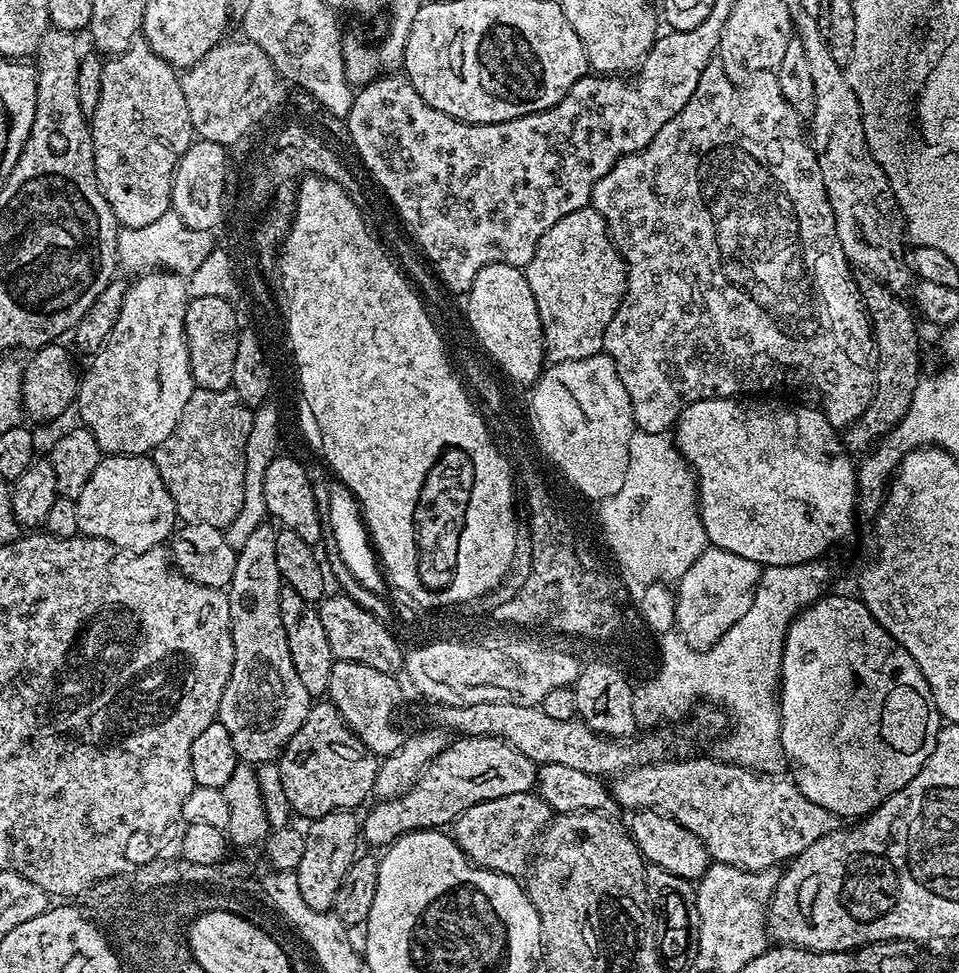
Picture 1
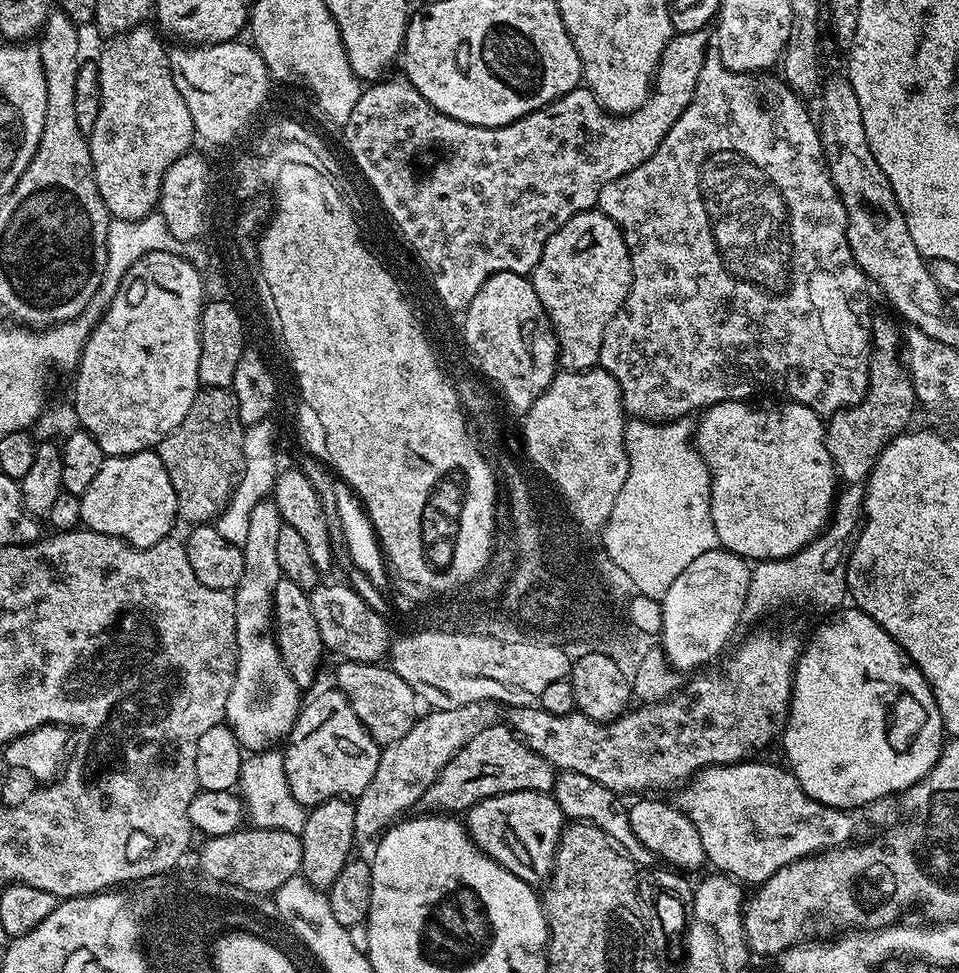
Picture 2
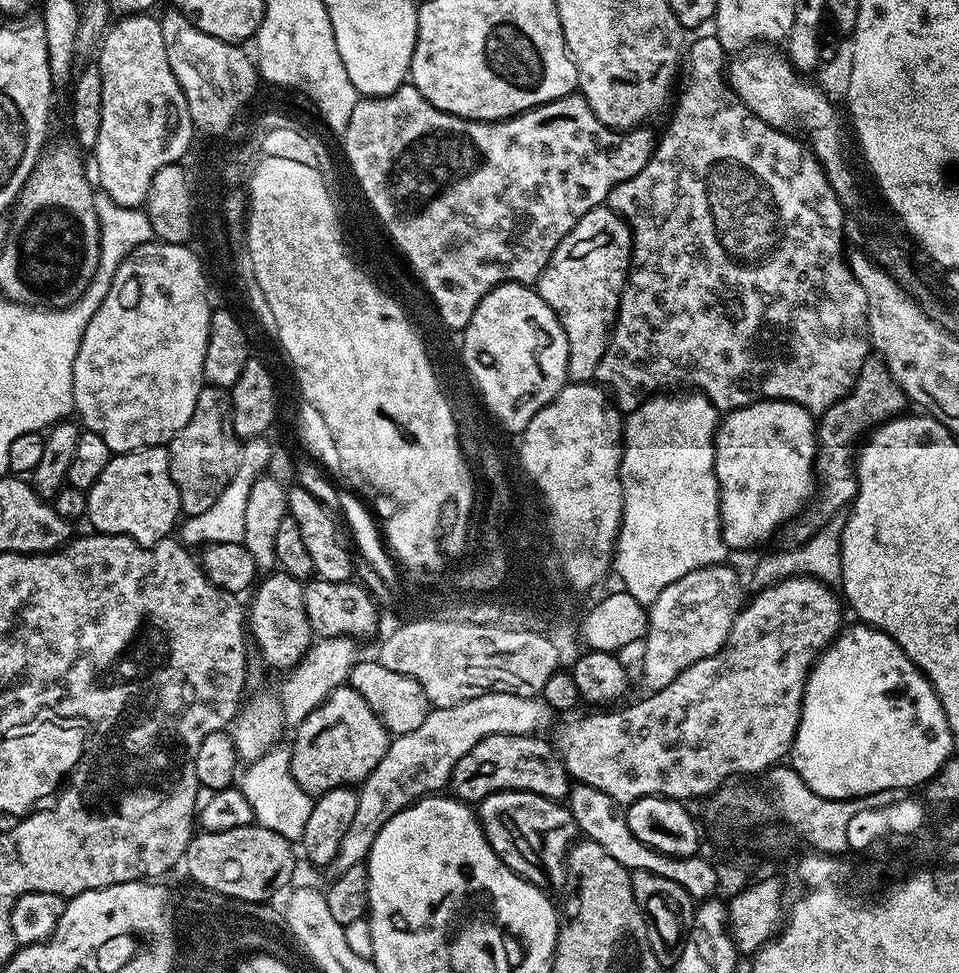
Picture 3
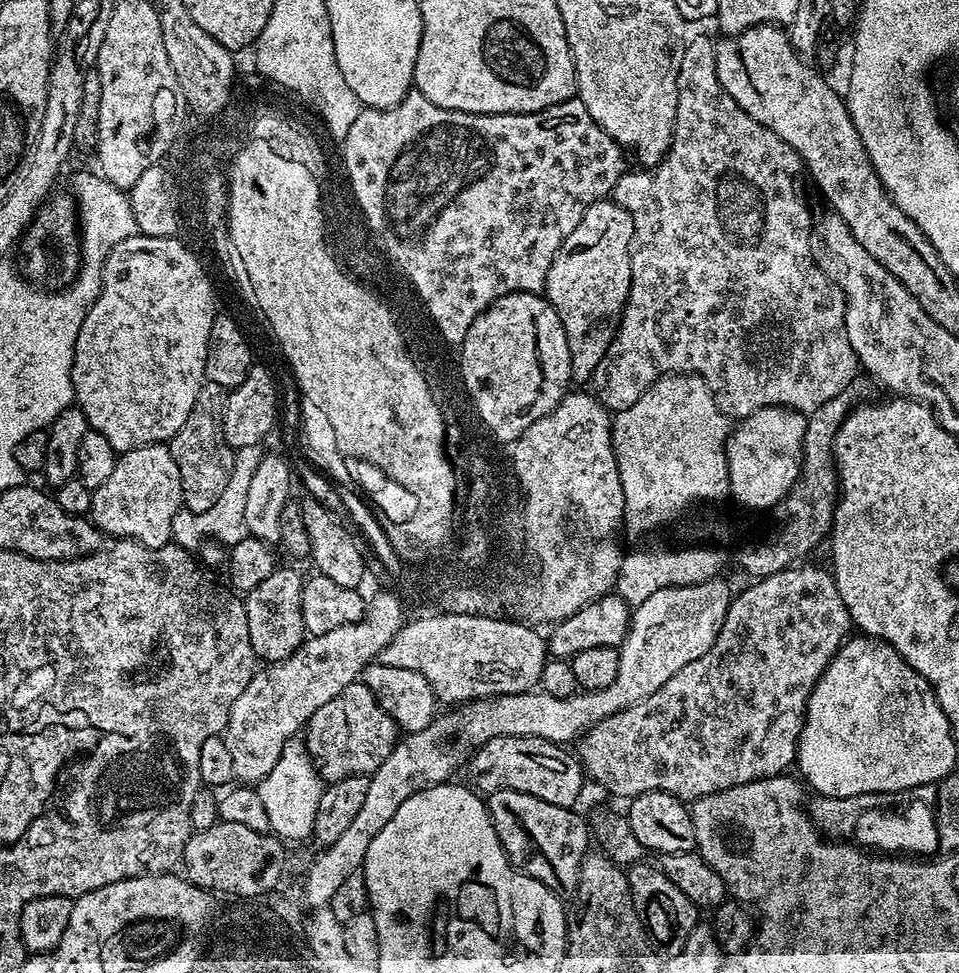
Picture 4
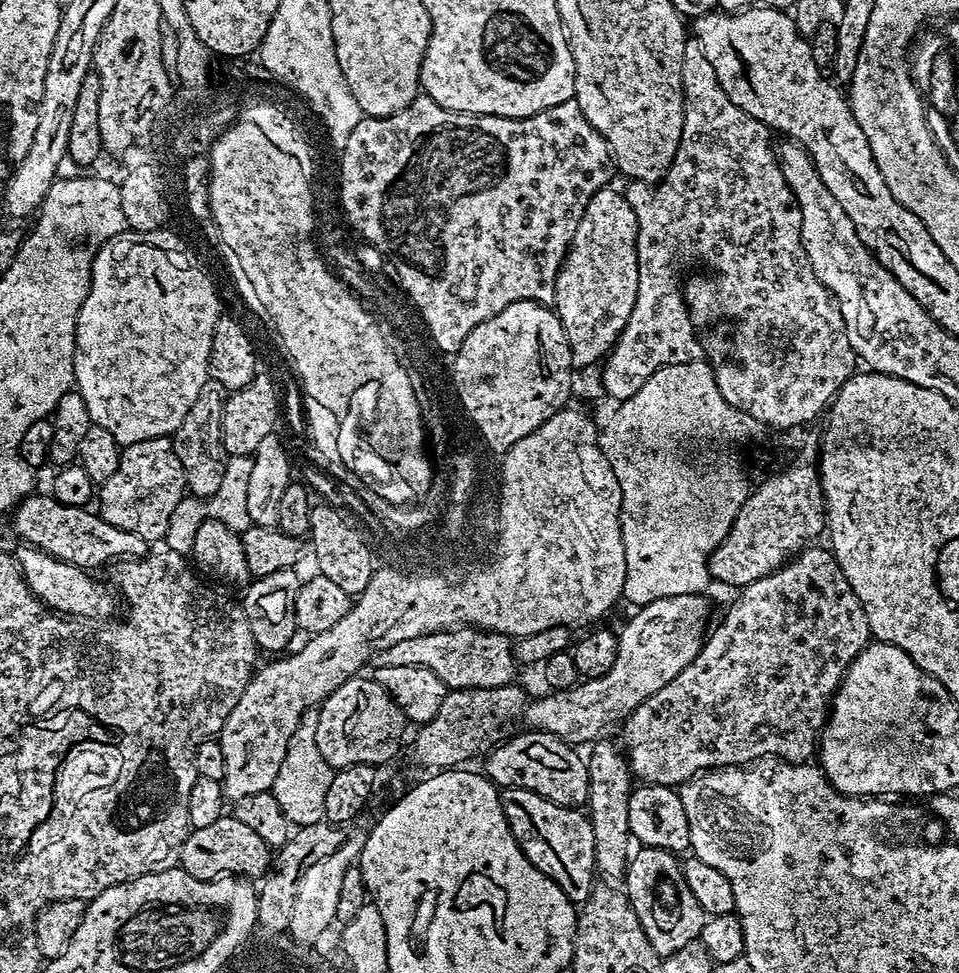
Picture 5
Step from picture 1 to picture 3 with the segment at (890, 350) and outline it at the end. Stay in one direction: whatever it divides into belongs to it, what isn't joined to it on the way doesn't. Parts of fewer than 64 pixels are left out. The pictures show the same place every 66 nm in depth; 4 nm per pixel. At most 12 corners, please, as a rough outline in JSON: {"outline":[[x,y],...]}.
{"outline":[[879,358],[852,391],[819,413],[818,487],[783,525],[804,544],[851,505],[854,449],[905,411],[904,392]]}

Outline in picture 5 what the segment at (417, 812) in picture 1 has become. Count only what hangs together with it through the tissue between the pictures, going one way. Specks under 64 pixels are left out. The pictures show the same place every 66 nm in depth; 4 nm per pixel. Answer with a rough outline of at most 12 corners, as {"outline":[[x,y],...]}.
{"outline":[[539,730],[497,743],[483,775],[563,808],[588,803],[588,766]]}

